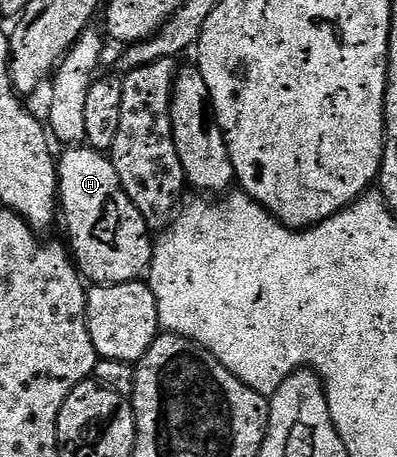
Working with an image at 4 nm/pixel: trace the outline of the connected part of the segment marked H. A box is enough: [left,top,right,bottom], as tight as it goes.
[58,146,154,284]

